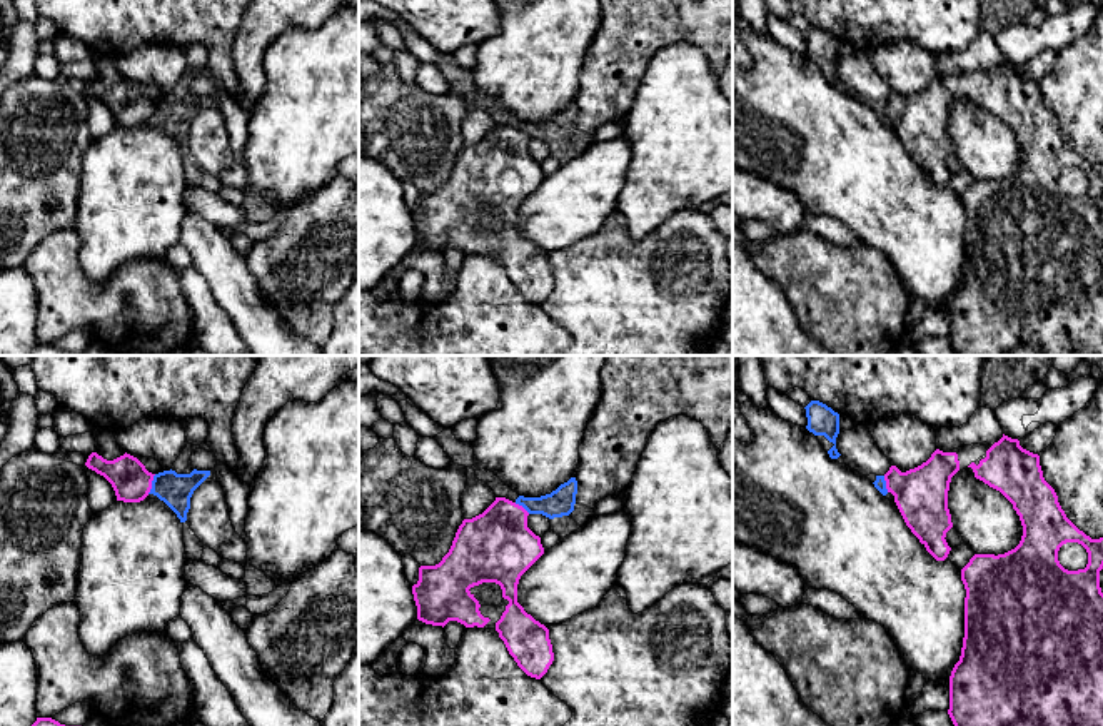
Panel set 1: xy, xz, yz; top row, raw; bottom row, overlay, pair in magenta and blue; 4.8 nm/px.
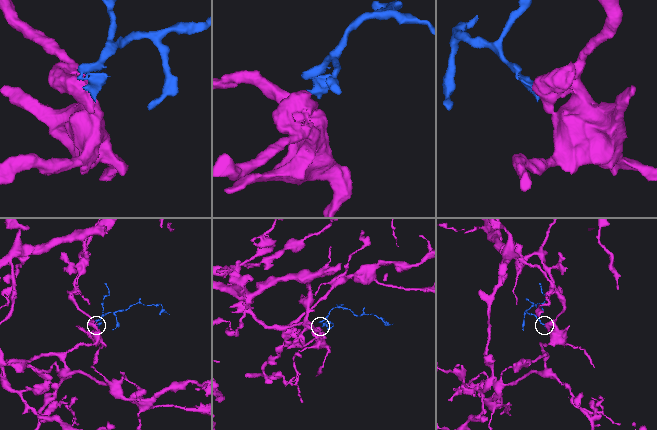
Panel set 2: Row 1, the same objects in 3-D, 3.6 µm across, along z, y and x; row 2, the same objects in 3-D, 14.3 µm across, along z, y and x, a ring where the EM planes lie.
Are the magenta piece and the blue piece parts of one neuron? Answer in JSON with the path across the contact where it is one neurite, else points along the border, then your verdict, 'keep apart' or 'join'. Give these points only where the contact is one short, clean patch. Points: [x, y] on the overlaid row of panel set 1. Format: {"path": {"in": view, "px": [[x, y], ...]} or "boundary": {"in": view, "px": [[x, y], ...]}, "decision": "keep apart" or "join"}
{"boundary": {"in": "xy", "px": [[156, 474], [147, 493]]}, "decision": "keep apart"}

